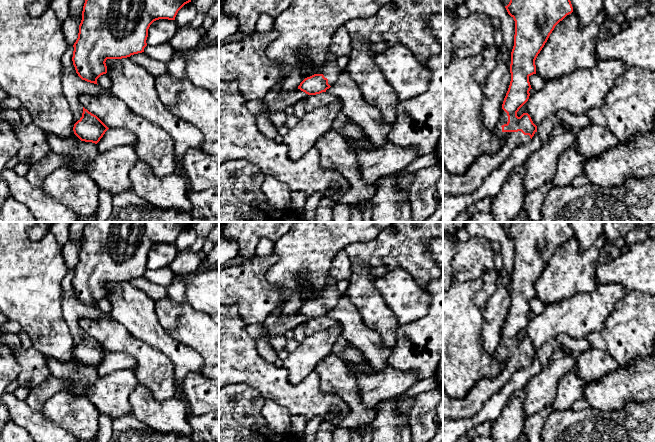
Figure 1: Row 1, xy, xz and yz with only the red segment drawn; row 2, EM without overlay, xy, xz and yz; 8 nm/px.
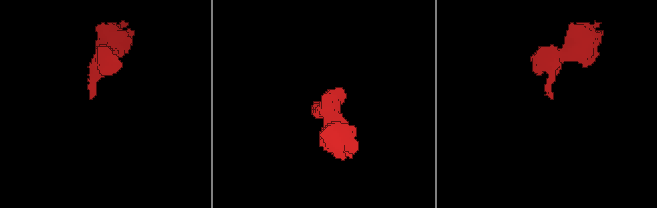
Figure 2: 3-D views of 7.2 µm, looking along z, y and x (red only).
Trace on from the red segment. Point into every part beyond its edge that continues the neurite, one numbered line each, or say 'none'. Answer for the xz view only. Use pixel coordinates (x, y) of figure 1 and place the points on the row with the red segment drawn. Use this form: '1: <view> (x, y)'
1: xz (330, 70)

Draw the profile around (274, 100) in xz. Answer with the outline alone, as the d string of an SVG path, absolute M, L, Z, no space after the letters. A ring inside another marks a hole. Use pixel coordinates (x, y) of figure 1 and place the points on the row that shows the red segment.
M276 84L263 98L267 112L283 111L287 106L293 106L306 98L308 94L296 89L291 92L281 92L280 85Z

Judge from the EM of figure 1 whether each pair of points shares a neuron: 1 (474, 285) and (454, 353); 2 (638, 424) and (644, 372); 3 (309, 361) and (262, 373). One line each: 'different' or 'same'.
1: same
2: different
3: different

